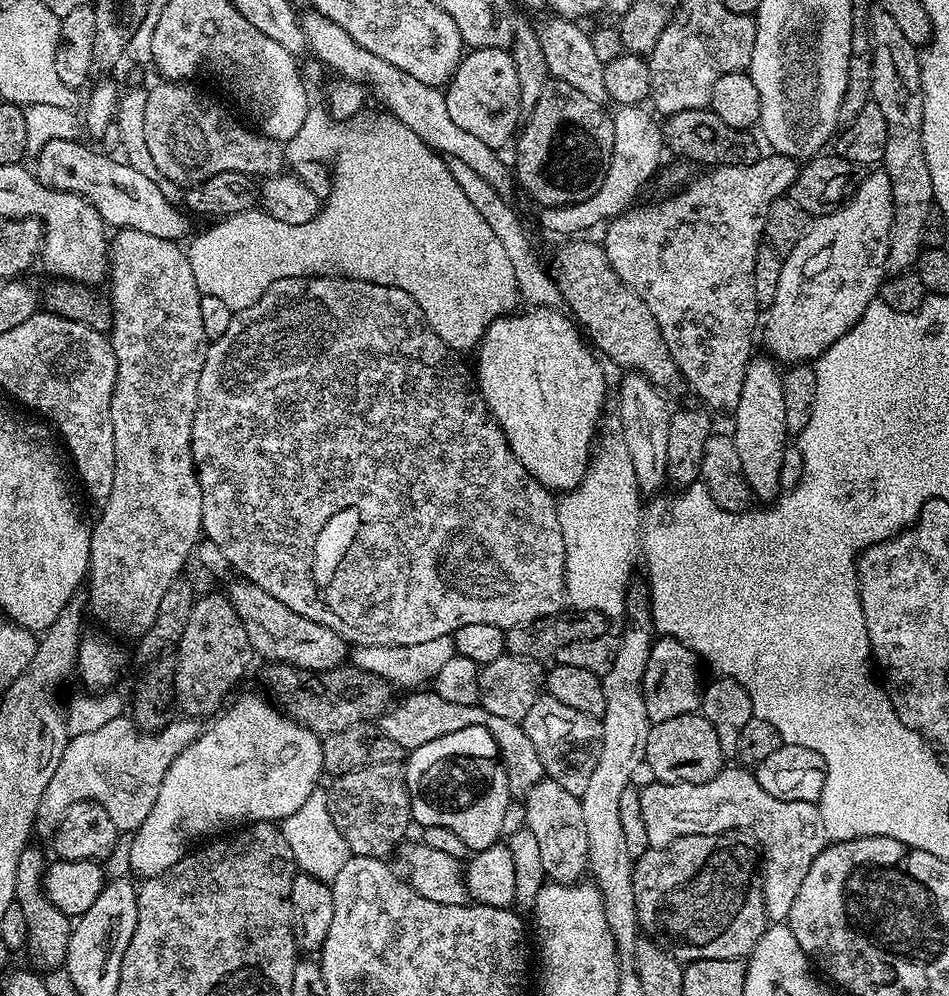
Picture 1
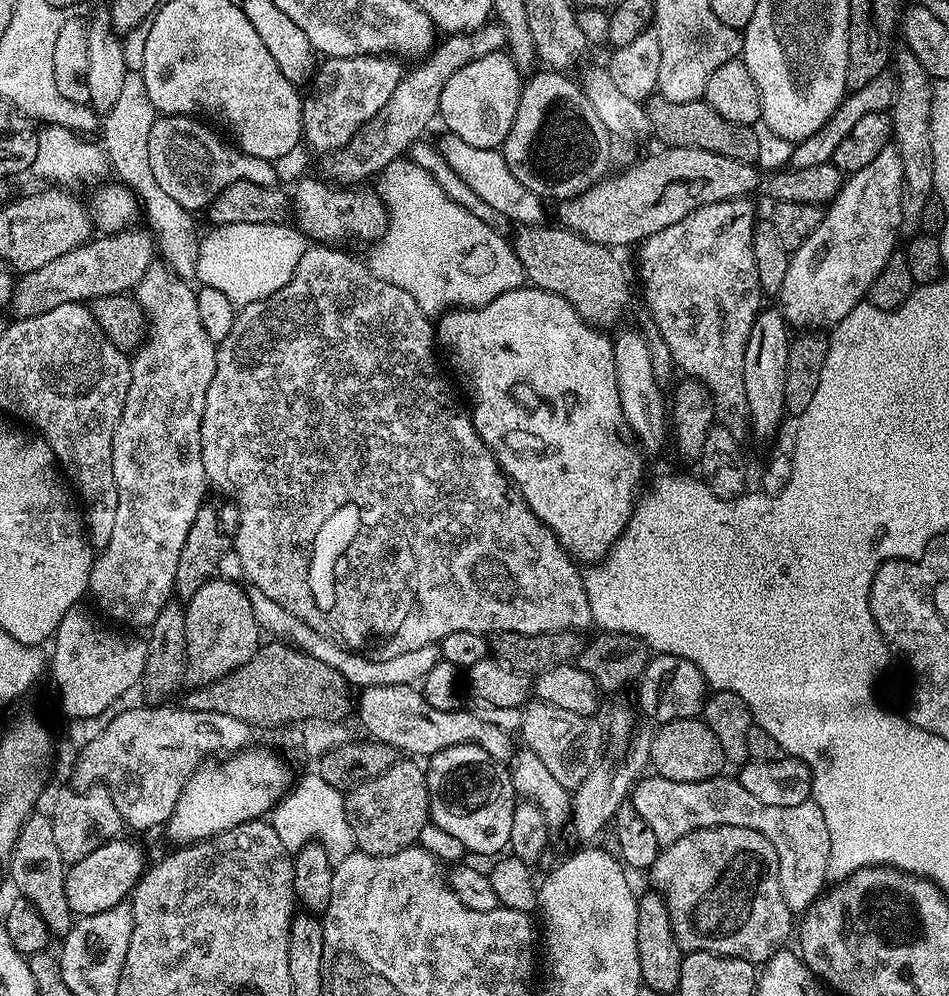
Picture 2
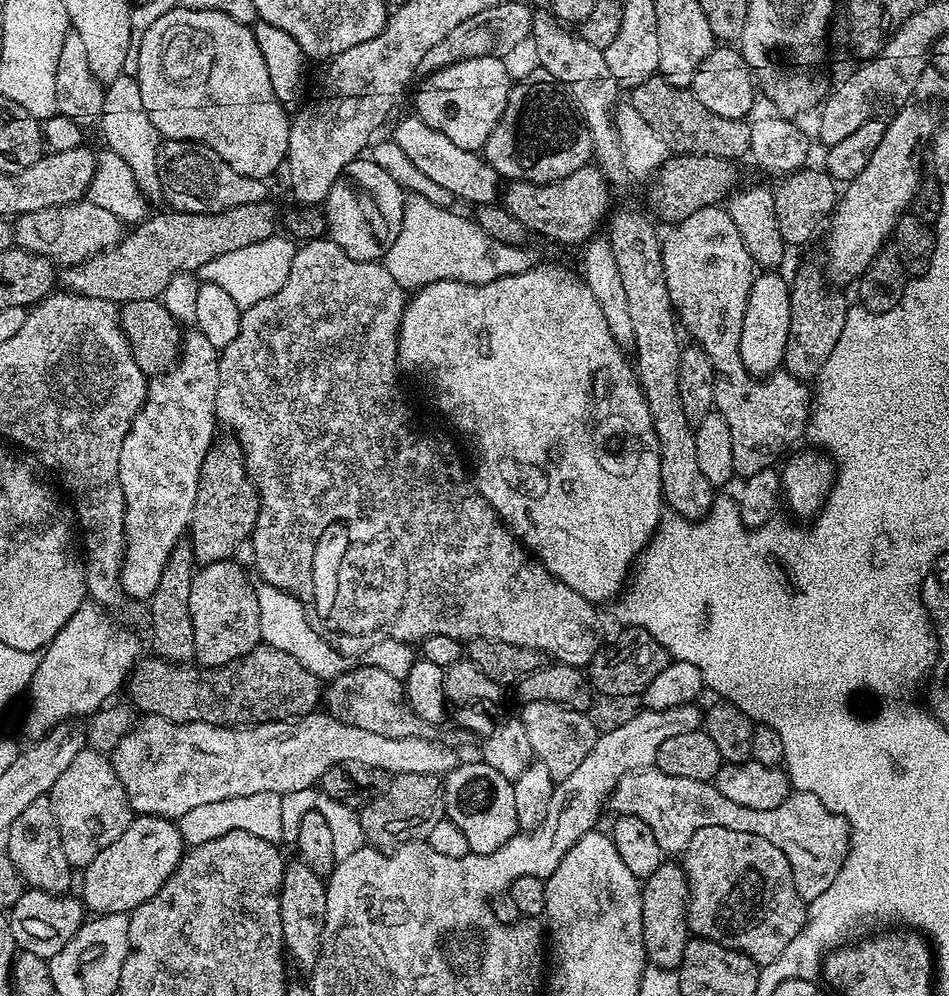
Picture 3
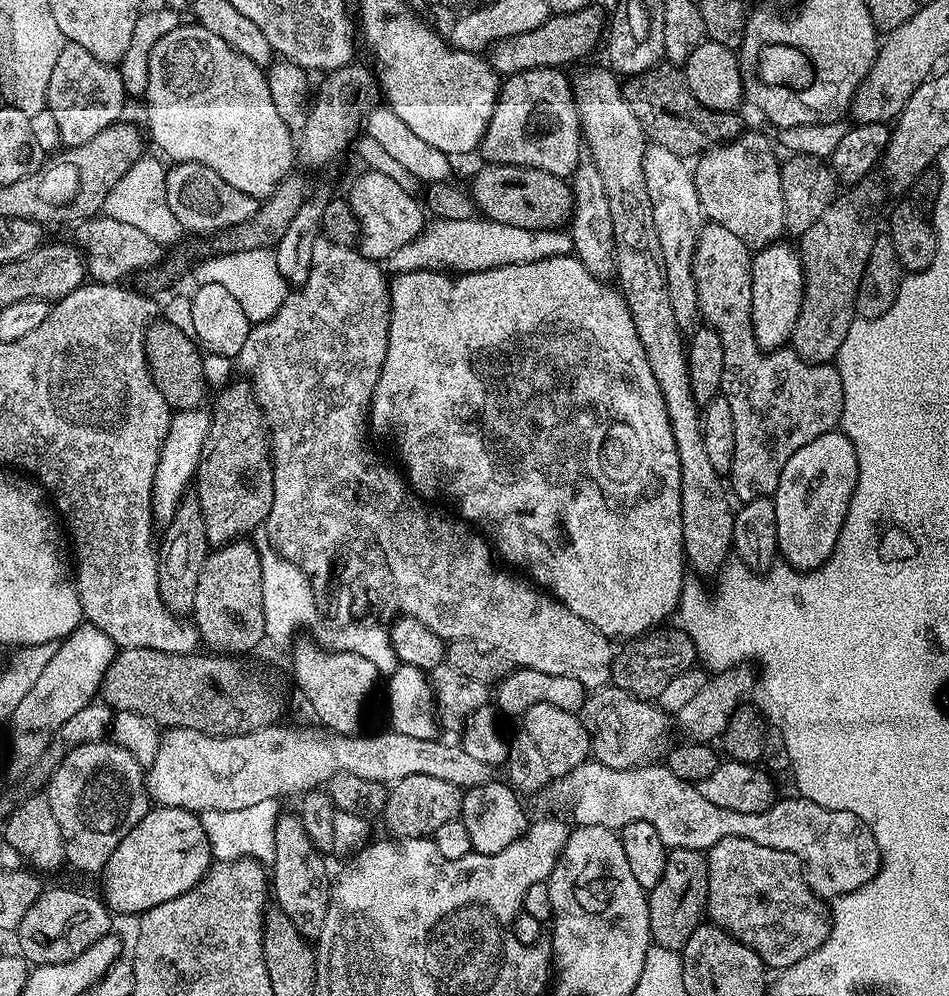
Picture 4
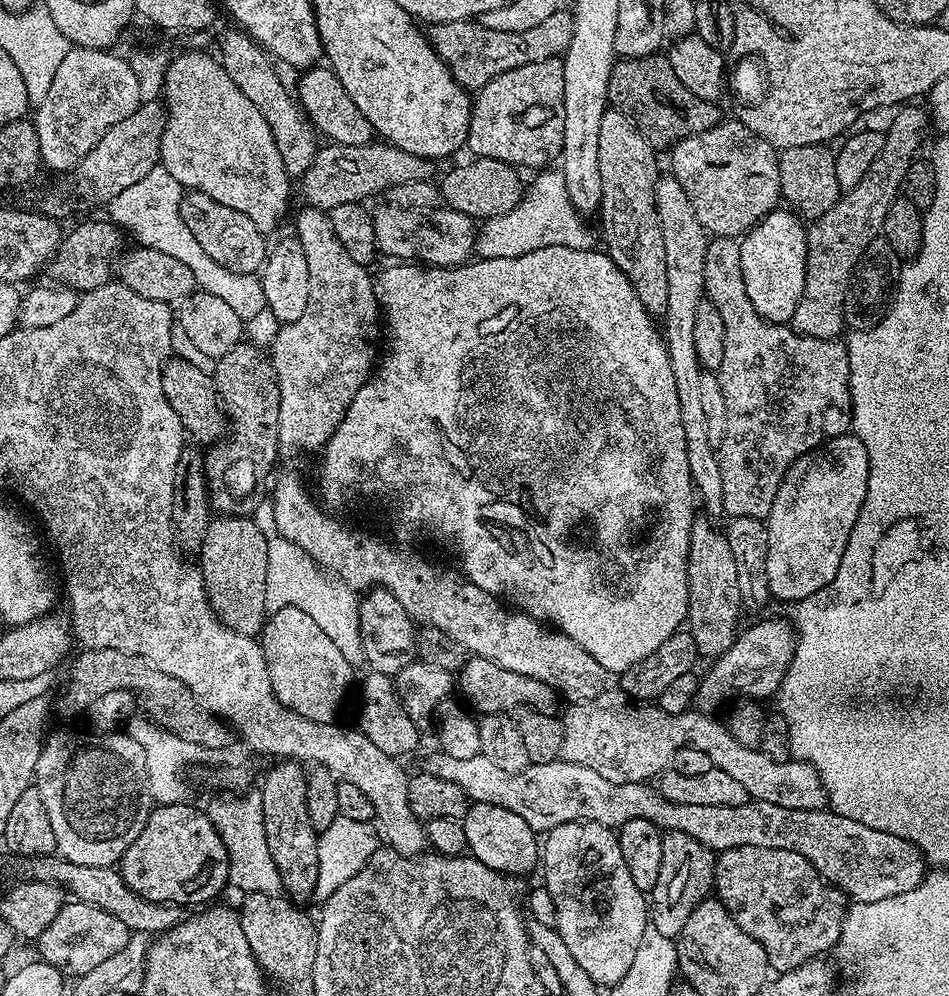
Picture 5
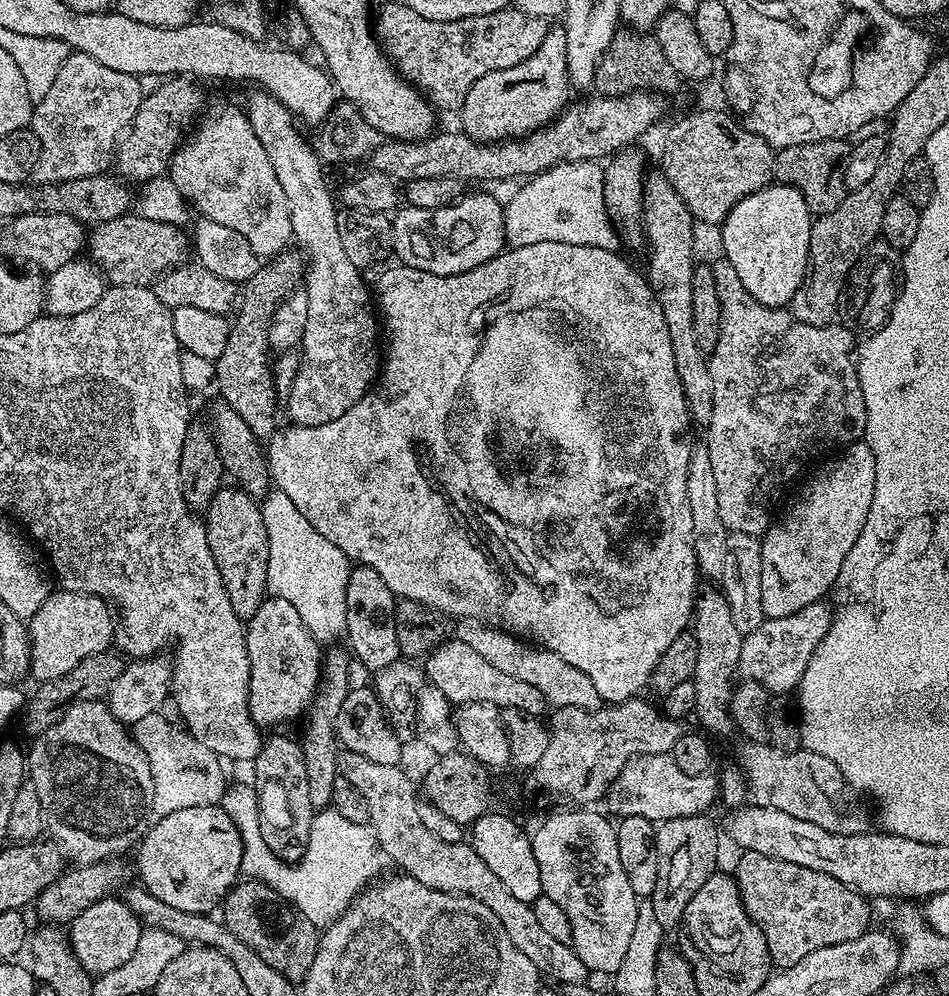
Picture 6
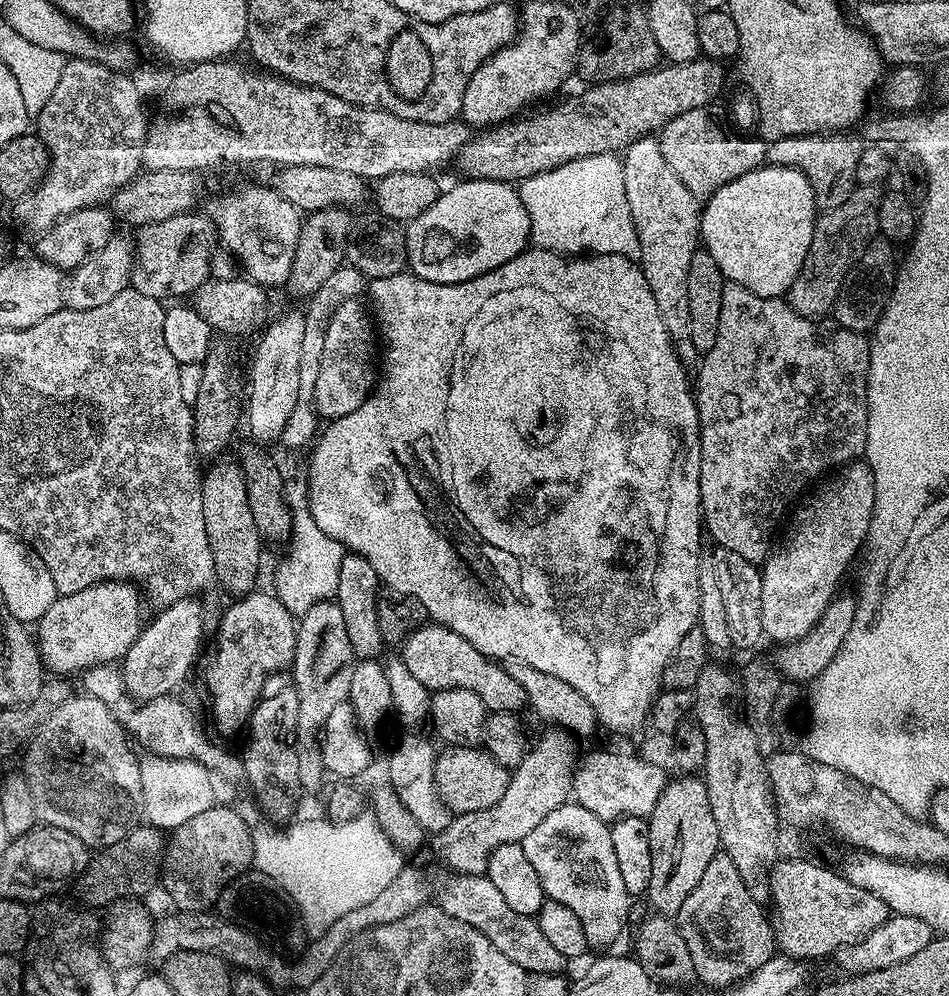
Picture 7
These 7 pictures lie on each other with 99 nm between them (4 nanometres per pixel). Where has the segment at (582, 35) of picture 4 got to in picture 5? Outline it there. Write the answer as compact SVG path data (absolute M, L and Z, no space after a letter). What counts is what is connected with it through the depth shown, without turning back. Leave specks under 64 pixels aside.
M561 10L550 14L538 26L530 30L490 30L488 26L482 26L478 22L469 22L466 20L455 20L445 24L433 24L427 29L426 35L428 41L432 43L432 48L436 55L444 61L444 65L452 72L452 77L469 90L479 90L484 87L486 82L506 74L510 70L518 70L518 66L526 66L530 62L546 62L546 58L555 56L563 57L565 50L570 46L570 38L574 38L574 16L571 11Z

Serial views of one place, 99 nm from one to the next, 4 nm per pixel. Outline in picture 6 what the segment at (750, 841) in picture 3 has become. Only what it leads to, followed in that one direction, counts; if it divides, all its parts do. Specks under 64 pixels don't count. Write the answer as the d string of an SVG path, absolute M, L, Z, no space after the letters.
M744 852L741 857L734 869L736 885L746 906L746 914L750 914L752 921L764 930L766 946L772 955L772 963L777 969L789 968L794 966L794 962L802 962L806 954L814 950L822 950L822 946L850 942L869 931L869 901L850 886L838 882L838 878L830 878L830 874L822 874L818 870L798 866L794 862L782 862L782 858L757 852Z

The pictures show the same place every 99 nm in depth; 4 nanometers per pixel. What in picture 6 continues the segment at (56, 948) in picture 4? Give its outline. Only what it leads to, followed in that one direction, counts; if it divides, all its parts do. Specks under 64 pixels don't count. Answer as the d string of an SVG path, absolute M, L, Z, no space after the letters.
M110 895L94 902L90 910L82 910L82 914L67 925L66 931L78 962L82 962L84 969L93 977L98 977L110 970L118 970L122 962L130 959L130 954L134 954L138 947L141 927L134 910L130 910L122 898Z

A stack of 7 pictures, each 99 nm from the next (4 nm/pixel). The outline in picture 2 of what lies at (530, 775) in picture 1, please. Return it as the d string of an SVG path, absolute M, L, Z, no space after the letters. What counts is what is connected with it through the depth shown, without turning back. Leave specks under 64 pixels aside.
M371 684L359 693L358 712L359 708L360 724L368 731L365 733L371 739L394 746L397 753L407 754L412 758L430 758L438 754L444 745L465 742L482 746L486 754L501 762L511 761L514 755L513 733L509 729L494 726L494 722L485 722L483 718L478 718L478 714L460 706L454 710L438 710L430 706L430 702L426 702L419 687L410 684Z

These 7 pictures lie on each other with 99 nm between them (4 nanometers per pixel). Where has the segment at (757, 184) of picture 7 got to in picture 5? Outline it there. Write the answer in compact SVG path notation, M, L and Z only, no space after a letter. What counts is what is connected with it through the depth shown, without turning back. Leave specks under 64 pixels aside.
M791 210L771 212L744 233L739 246L742 278L746 282L746 294L750 294L750 302L754 302L754 310L771 324L788 324L794 310L798 310L806 282L808 233L801 217Z

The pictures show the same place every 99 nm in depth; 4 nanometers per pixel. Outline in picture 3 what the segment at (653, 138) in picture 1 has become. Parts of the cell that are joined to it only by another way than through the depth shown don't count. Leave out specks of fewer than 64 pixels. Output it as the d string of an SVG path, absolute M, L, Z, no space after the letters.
M410 116L404 119L397 126L394 139L422 174L433 179L438 186L445 187L454 198L462 198L470 202L469 205L475 206L495 203L499 197L502 180L493 167L479 153L462 150L460 146L451 142L446 134L441 134L433 127L427 126L420 117Z

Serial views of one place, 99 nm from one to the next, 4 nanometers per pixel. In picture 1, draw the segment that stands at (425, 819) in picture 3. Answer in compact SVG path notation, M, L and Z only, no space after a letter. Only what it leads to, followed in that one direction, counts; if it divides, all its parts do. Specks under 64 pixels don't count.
M399 763L367 764L358 770L350 770L350 774L342 774L331 781L332 788L327 789L330 818L334 818L334 826L338 826L338 834L346 838L348 850L354 856L378 856L388 858L405 843L408 827L413 827L410 810L410 794L406 790L404 769Z

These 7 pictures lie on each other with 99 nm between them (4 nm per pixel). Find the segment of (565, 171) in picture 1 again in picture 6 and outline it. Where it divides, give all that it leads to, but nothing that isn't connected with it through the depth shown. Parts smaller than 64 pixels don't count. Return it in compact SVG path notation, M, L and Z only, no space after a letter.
M552 26L542 40L542 46L538 46L538 50L534 50L526 62L510 66L510 70L486 74L486 78L478 78L478 82L470 86L464 105L458 110L459 127L479 144L498 144L502 140L529 136L551 124L568 107L568 88L566 34L563 27Z

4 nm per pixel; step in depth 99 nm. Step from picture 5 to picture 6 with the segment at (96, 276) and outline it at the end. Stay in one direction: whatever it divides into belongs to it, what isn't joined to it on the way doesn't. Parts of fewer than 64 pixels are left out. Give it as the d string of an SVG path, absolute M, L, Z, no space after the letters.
M135 214L110 218L110 222L95 225L86 236L86 256L99 268L109 285L151 285L164 272L178 268L190 256L190 240L183 227L154 222Z

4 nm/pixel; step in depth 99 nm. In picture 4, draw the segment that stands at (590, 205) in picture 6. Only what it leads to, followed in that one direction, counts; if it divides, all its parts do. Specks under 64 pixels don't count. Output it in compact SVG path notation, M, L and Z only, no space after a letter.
M477 218L475 220L433 219L425 223L412 241L393 256L386 264L393 273L401 272L439 272L463 274L465 272L485 272L507 264L529 264L555 256L567 256L572 252L572 237L560 228L542 228L540 230L522 230L518 226L502 226L493 220Z

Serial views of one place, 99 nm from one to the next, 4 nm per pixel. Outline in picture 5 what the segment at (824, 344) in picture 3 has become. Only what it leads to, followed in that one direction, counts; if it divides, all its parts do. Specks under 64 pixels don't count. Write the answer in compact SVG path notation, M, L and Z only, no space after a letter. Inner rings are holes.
M904 106L884 132L884 145L874 158L870 170L854 190L843 193L839 202L830 206L826 214L807 225L808 249L806 250L806 282L798 310L794 310L790 324L797 332L819 340L835 340L845 331L848 290L852 271L858 266L862 254L872 240L881 239L886 213L901 195L906 170L918 159L916 152L924 140L926 112L923 107ZM844 328L844 329L843 329ZM840 331L842 331L840 333Z

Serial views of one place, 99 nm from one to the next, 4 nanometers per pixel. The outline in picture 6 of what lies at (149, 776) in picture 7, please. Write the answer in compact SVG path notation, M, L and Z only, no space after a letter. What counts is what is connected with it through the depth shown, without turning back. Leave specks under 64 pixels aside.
M163 711L146 714L139 722L131 725L133 740L146 754L152 775L152 807L157 817L174 814L174 810L186 810L190 806L219 805L226 791L224 772L220 769L221 757L216 756L198 738L194 738L187 728L175 719L167 720Z

